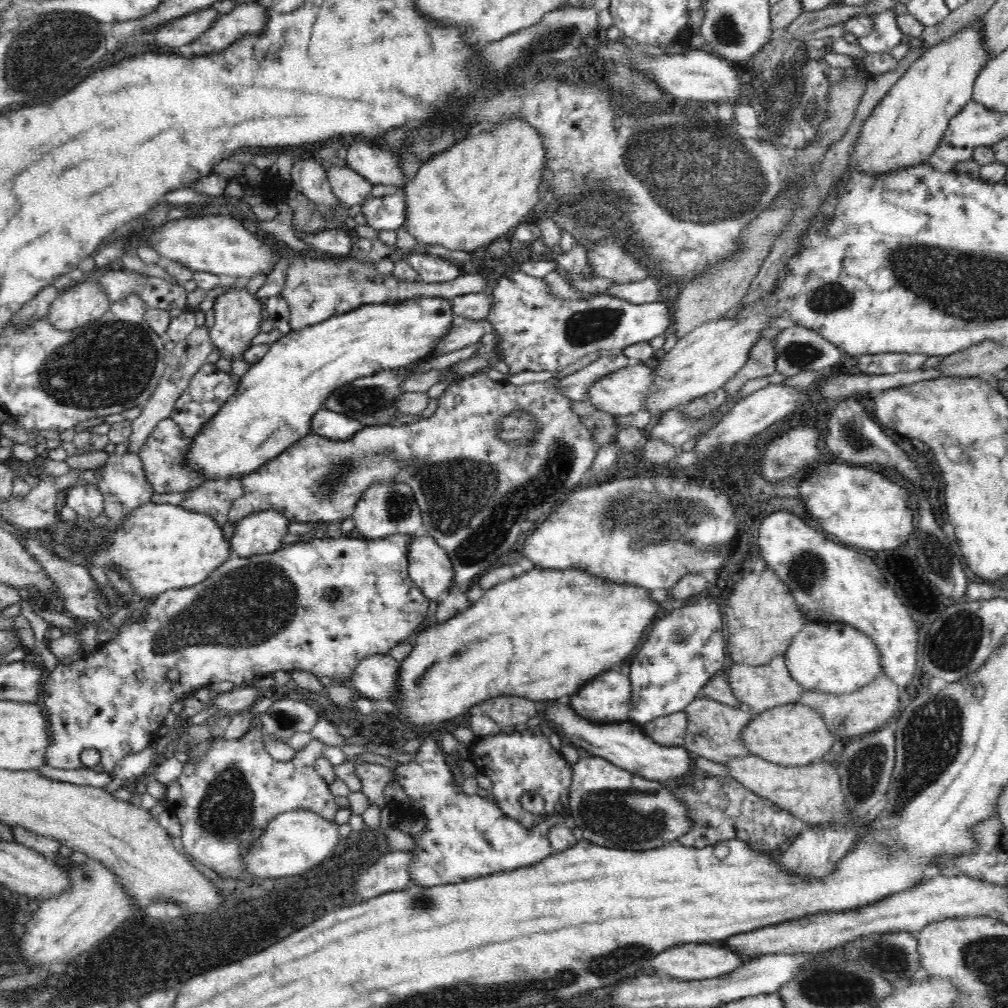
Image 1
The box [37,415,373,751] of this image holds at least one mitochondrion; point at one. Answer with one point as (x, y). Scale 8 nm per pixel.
(253, 604)

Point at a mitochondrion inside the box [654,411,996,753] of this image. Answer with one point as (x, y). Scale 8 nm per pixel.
(954, 648)

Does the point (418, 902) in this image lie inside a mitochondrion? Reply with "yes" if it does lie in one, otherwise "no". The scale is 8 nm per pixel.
yes

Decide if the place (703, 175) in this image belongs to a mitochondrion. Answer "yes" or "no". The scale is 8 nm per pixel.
yes

